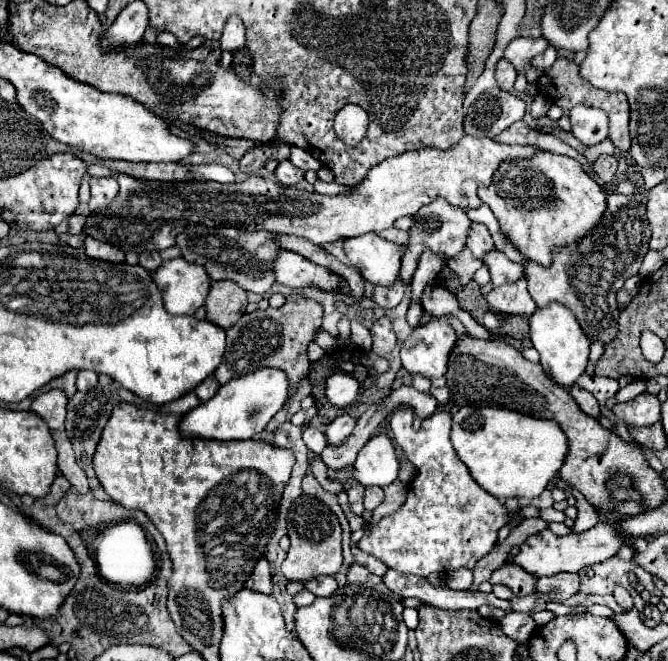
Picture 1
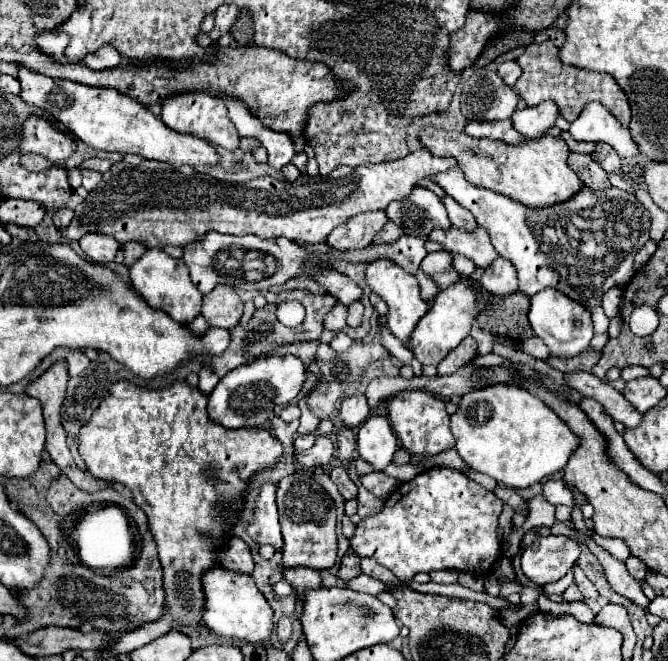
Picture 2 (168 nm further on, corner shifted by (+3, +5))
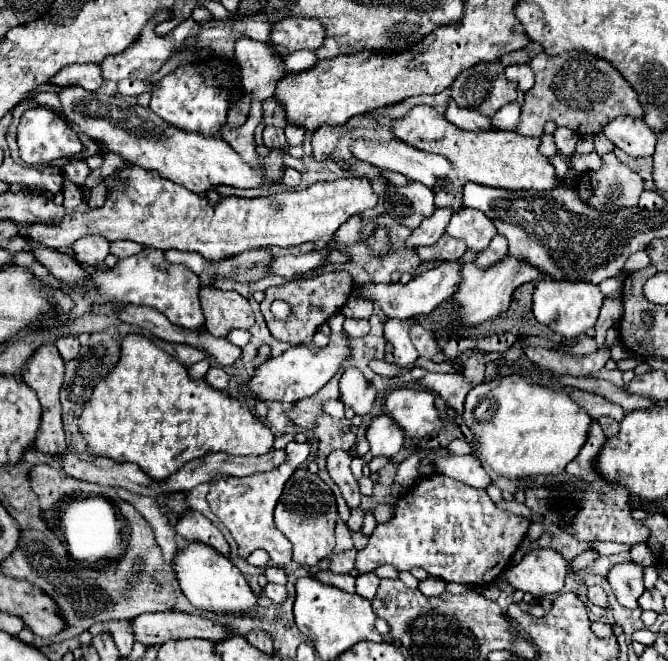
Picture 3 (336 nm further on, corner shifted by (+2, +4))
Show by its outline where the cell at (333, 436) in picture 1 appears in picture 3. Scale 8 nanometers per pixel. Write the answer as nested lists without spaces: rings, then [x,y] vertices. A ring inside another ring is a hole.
[[[349,367],[345,369],[345,373],[341,375],[341,381],[339,381],[339,389],[341,389],[341,395],[343,395],[343,401],[357,413],[357,415],[367,415],[373,407],[373,401],[375,401],[375,387],[371,383],[365,381],[365,377],[361,375],[359,369],[355,367]]]

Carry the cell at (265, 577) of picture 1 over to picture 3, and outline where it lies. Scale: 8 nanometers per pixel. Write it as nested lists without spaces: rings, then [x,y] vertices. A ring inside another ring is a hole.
[[[185,511],[177,521],[175,521],[175,531],[187,539],[187,541],[201,541],[205,545],[211,545],[215,551],[221,555],[229,557],[229,545],[221,531],[199,511]]]

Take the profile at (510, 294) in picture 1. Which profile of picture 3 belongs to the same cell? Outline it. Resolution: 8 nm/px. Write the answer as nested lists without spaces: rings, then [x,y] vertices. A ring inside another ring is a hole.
[[[497,233],[487,245],[487,249],[483,249],[483,253],[477,255],[477,265],[483,269],[491,267],[495,261],[501,261],[505,255],[507,255],[507,239]]]

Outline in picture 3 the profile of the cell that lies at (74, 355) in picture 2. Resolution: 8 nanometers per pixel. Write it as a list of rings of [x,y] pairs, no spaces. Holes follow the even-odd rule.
[[[69,335],[69,337],[59,337],[59,339],[55,341],[55,347],[57,347],[59,355],[63,357],[63,361],[71,361],[71,359],[75,359],[75,357],[79,355],[79,341],[77,341],[77,337],[73,337],[73,335]]]

